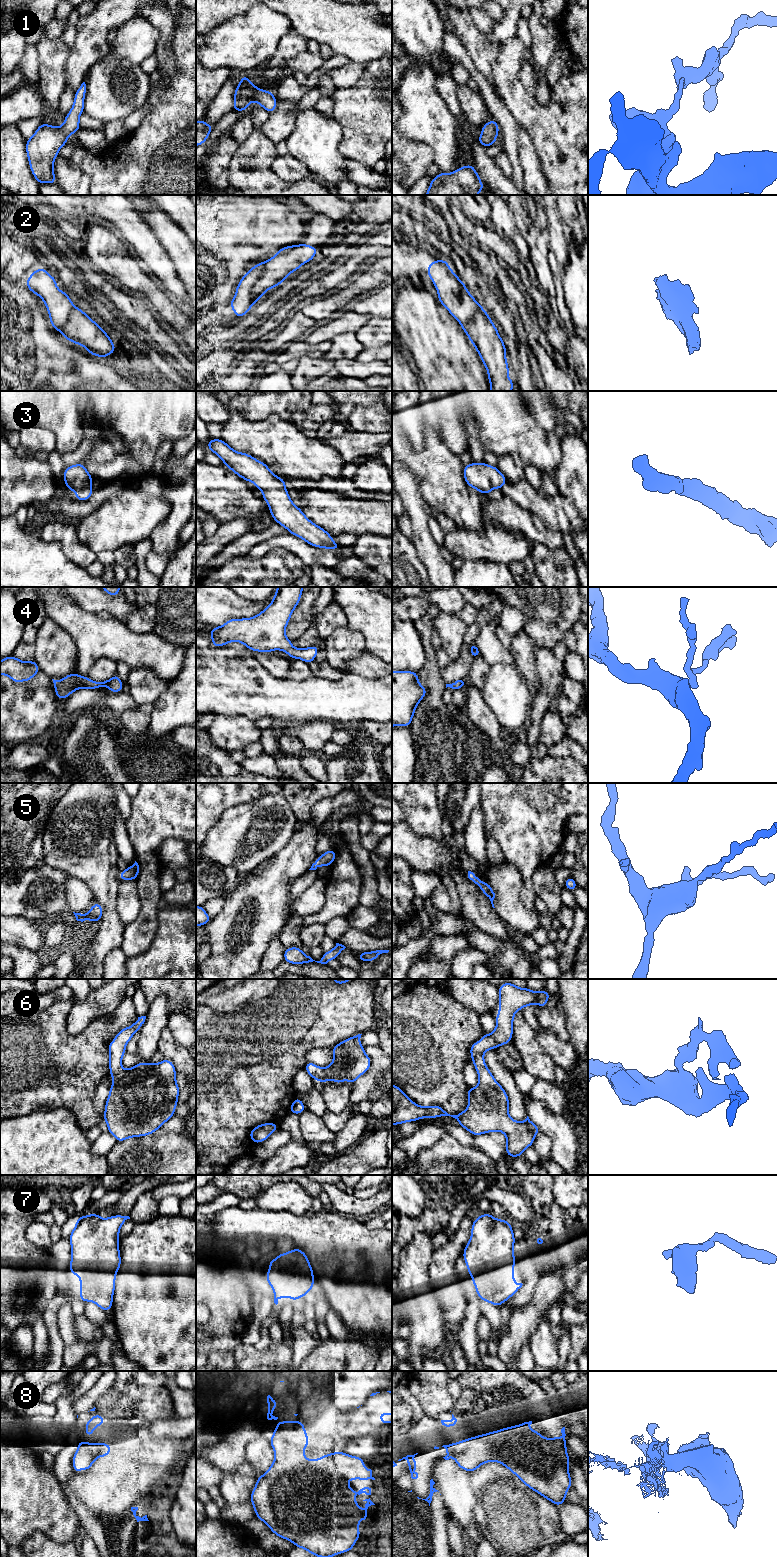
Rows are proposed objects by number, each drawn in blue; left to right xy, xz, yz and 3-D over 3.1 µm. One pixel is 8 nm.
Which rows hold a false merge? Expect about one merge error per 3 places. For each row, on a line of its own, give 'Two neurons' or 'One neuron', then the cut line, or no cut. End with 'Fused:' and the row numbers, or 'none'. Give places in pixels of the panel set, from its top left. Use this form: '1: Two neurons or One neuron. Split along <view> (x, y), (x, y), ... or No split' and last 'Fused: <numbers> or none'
1: One neuron. No split
2: Two neurons. Split along xz (264, 263), (261, 275), (252, 288), (253, 303)
3: One neuron. No split
4: One neuron. No split
5: One neuron. No split
6: One neuron. No split
7: One neuron. No split
8: Two neurons. Split along xz (274, 1430), (284, 1433), (291, 1441), (298, 1442), (304, 1448)
Fused: 2, 8

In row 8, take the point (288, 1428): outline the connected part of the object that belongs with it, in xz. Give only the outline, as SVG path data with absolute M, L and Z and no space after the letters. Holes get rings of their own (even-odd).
M276 1421L276 1425L277 1424L279 1426L274 1427L274 1431L284 1433L288 1436L291 1442L299 1443L304 1449L307 1448L309 1440L302 1421Z

